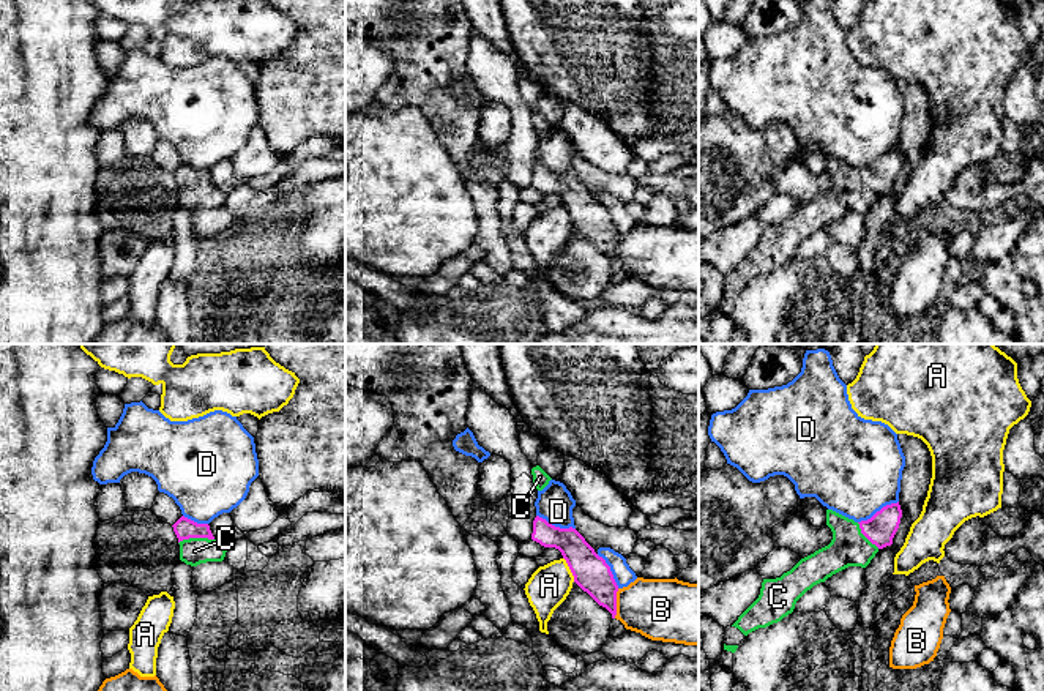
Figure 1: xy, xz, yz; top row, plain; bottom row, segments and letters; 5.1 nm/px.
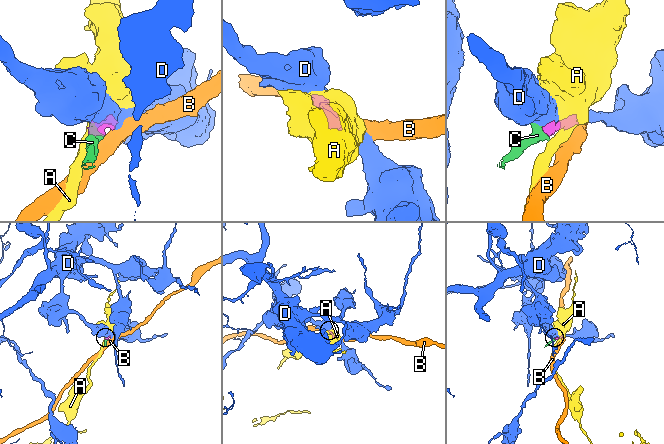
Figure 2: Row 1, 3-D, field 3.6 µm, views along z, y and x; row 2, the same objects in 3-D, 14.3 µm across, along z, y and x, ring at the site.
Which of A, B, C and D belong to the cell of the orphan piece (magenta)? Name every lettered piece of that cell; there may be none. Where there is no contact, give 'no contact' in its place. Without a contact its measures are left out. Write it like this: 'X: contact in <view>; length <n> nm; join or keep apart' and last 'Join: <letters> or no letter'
A: contact in xz; length 140 nm; keep apart
B: contact in xz; length 150 nm; keep apart
C: contact in xy; length 190 nm; join
D: contact in yz; length 240 nm; keep apart
Join: C

